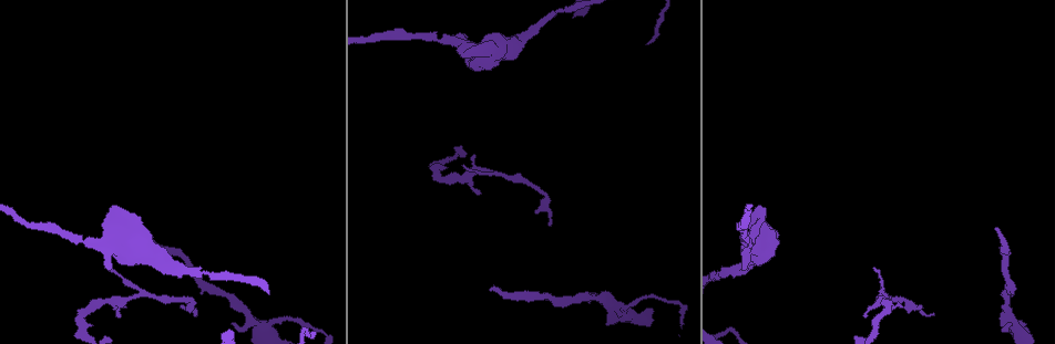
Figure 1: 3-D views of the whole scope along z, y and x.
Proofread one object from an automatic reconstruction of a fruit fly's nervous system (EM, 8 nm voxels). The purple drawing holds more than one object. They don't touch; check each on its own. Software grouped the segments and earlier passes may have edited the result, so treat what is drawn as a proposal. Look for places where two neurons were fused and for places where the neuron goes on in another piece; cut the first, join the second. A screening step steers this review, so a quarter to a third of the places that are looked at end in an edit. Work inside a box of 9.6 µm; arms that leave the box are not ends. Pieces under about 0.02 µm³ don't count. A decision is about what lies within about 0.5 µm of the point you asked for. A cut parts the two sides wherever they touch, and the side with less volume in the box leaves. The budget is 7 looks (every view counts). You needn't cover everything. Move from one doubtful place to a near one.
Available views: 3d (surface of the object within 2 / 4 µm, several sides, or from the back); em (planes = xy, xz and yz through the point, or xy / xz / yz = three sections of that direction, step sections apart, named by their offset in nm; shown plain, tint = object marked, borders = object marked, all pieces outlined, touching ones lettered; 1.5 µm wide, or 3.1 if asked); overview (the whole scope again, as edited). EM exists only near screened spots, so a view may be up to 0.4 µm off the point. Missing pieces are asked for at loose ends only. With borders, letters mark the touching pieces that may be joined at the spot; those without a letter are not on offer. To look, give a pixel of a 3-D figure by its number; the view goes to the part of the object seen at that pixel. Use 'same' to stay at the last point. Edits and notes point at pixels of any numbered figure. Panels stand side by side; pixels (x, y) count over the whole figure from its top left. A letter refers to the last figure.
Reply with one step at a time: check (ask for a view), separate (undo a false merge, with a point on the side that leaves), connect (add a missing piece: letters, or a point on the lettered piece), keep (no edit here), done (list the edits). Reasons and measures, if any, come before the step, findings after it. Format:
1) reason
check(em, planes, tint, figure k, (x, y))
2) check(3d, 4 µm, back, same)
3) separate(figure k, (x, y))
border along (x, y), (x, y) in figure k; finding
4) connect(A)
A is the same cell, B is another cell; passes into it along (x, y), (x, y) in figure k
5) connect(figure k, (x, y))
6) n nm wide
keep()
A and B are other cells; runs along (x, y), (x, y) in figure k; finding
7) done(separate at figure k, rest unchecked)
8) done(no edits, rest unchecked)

an open end
check(3d, 2 µm, back, figure 1, (590, 302))

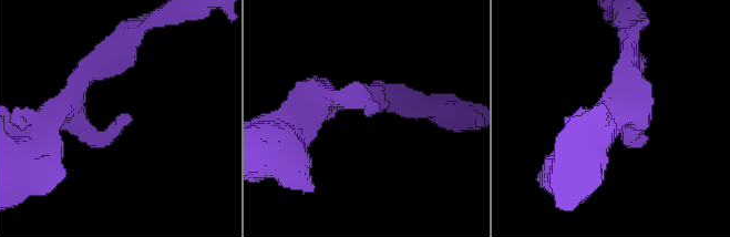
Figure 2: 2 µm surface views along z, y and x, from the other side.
need the tissue
check(em, planes, borders, figure 2, (365, 112))

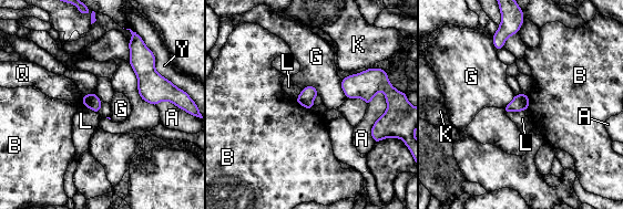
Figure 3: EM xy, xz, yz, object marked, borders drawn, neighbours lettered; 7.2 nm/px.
Y touches over 400 nm
keep()
A, B, G, K, L, Q and Y are other cells; border along (295, 102), (310, 110) in figure 3; no lettered piece goes on from it

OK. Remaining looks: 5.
free end
check(em, planes, tint, figure 1, (874, 269))

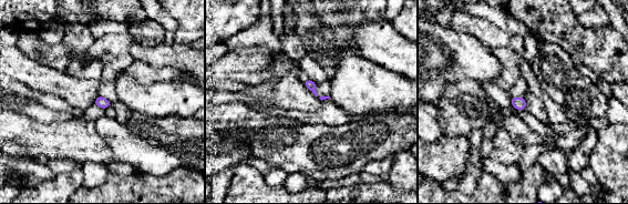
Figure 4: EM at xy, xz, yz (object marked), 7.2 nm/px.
what lies round it
check(em, planes, borders, same)

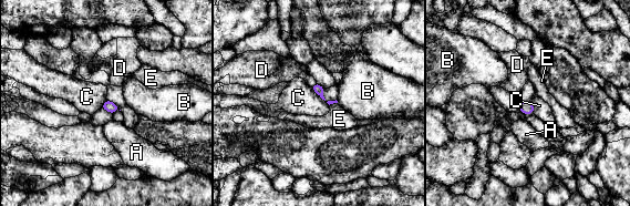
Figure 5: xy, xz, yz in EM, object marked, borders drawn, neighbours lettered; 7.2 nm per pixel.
C touches over 190 nm
keep()
A, B, C, D and E are other cells; border along (310, 88), (329, 104) in figure 5; no lettered piece goes on from it

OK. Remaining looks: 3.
end of a long branch
check(em, yz, step 8, borders, figure 1, (491, 290))

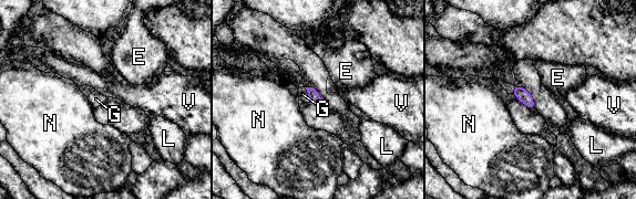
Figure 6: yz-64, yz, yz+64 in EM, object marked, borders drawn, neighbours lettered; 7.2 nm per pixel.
connect(G)
G is the same cell, E, L, N and V are other cells; passes into it along (314, 95), (308, 94), (303, 94) in figure 6; it goes on there

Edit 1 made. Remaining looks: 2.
done(connect at figure 6, rest unchecked)

